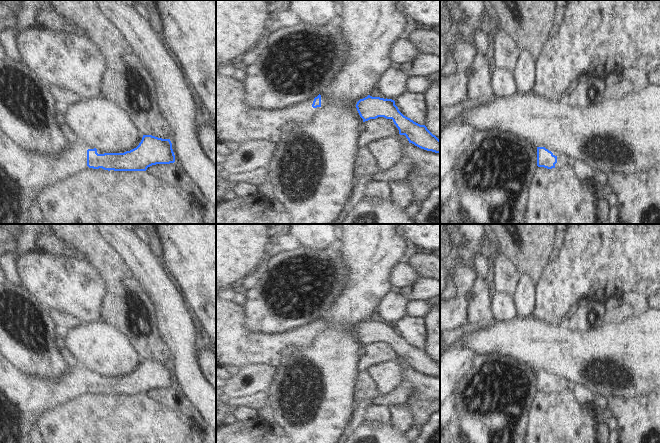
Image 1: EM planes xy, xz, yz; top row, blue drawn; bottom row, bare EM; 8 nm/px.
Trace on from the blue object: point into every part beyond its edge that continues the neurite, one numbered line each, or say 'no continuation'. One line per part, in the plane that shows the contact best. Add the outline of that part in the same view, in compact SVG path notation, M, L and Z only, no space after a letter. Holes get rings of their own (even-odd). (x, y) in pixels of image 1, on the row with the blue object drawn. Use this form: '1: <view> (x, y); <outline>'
1: yz (561, 158); M540 146L540 147L545 147L545 146ZM546 146L545 148L551 151L553 155L557 157L557 163L555 164L555 169L560 169L567 165L568 157L566 157L564 153L557 151L549 146Z

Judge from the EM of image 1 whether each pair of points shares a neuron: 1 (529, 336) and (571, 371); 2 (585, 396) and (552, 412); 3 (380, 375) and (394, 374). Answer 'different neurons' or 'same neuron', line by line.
1: same neuron
2: different neurons
3: same neuron

